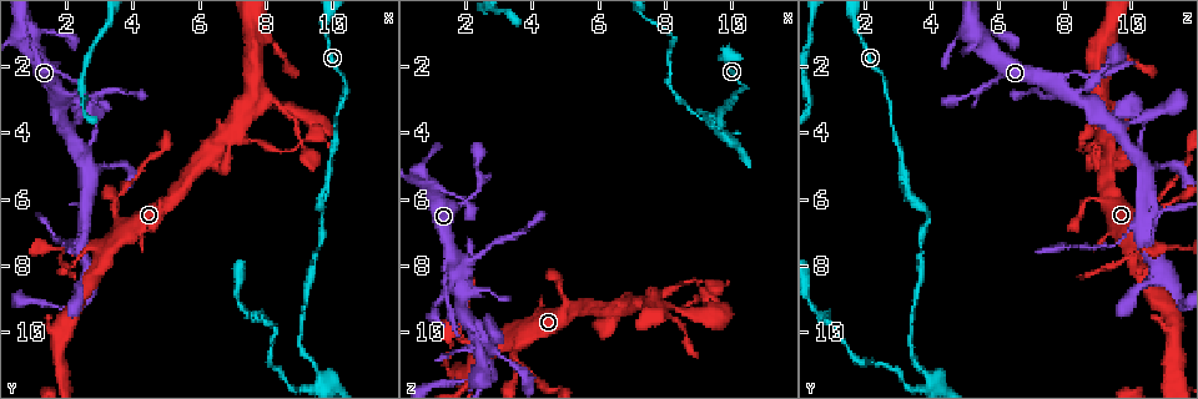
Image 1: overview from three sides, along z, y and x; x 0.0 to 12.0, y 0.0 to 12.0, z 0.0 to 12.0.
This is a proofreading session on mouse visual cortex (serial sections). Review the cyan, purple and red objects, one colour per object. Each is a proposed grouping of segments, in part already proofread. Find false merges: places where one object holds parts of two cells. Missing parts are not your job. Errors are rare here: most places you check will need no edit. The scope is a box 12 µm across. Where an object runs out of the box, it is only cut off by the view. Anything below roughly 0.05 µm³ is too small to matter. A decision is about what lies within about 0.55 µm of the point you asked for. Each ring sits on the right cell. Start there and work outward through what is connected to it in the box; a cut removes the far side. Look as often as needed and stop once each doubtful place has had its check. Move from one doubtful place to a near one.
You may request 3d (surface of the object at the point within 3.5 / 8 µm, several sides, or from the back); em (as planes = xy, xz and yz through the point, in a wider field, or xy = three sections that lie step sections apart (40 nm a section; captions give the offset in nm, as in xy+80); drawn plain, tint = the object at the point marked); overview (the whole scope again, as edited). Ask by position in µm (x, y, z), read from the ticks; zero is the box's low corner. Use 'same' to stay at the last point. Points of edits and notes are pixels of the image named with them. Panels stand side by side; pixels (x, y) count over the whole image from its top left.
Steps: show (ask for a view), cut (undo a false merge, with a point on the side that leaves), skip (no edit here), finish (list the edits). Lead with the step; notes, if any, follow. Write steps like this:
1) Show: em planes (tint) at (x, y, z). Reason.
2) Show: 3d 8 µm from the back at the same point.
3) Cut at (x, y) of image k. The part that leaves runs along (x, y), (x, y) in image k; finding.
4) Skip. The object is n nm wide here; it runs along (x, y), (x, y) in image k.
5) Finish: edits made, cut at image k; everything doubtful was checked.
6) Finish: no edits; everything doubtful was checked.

Show: 3d 3.5 µm at (2.3, 2.9, 5.0). Thin neck.

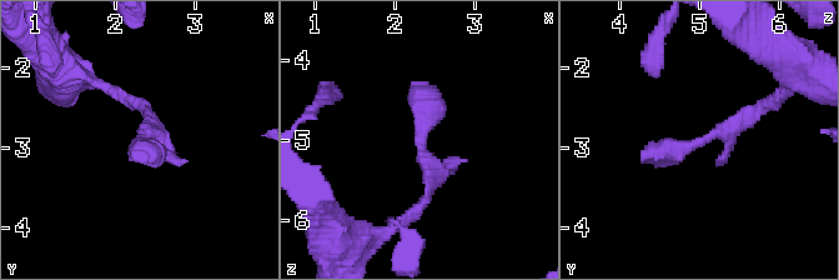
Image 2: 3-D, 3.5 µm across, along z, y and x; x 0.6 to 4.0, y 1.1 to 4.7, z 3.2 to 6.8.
Show: em xy step 5 (tint) at (2.30, 2.90, 5.05).

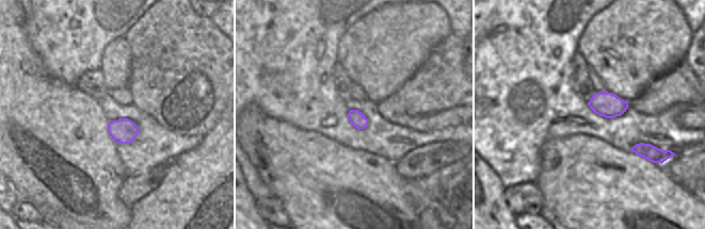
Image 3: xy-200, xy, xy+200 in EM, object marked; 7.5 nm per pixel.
Show: em planes (tint) at the same point. Another direction.

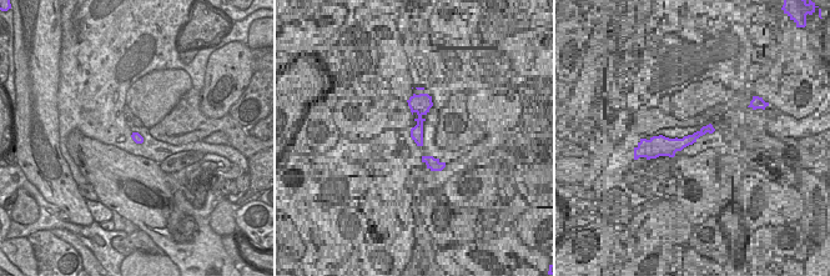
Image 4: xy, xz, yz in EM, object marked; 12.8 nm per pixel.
Skip. It runs along (768, 101), (729, 133), (643, 163) in image 2; one cell here.

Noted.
Show: em xy step 2 (tint) at (3.5, 6.4, 10.7). Branch point.

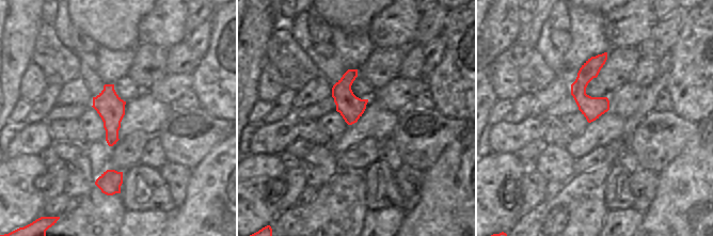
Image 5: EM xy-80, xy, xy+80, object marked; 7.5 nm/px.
Show: 3d 3.5 µm at the same point.

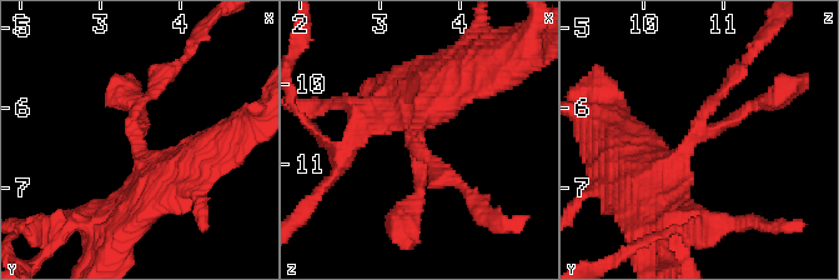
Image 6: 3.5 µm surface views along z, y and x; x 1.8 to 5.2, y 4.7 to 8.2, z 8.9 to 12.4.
Skip. All the same cell.

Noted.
Show: 3d 3.5 µm at (2.6, 6.7, 10.4).

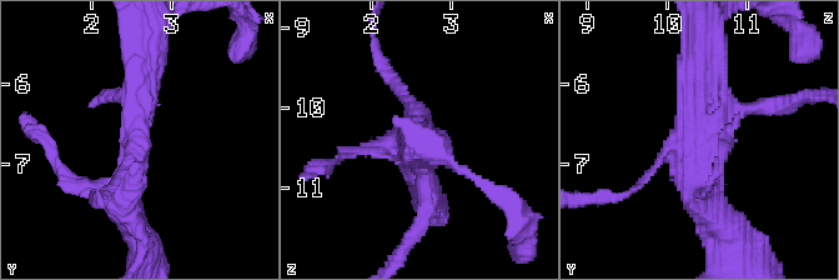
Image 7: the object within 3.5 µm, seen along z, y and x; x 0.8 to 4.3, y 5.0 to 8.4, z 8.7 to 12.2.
Show: em xy step 5 (tint) at (2.50, 6.65, 10.30).

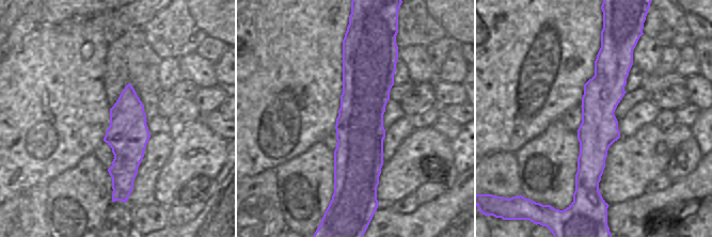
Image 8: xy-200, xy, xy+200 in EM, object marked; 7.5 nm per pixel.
Skip. The object is 360 nm wide here; it runs along (152, 59), (132, 131), (129, 216) in image 7; continuous, no second cell.

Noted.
Show: 3d 3.5 µm at (9.5, 11.2, 3.9). Sharp bend.

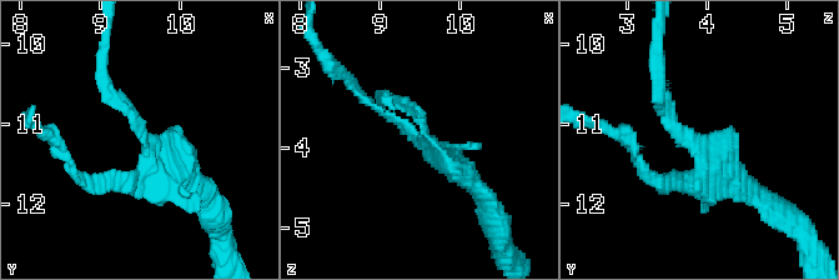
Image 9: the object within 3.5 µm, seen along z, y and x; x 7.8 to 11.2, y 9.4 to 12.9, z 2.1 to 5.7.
Show: em xy step 3 (tint) at (9.60, 11.30, 3.85). Shape alone is not enough.

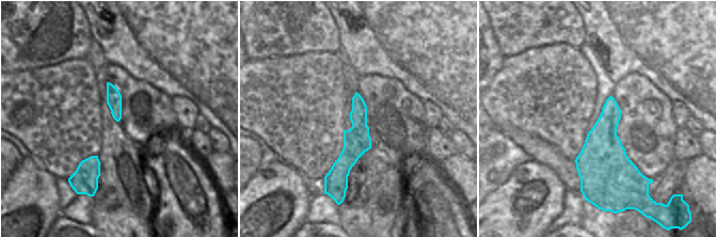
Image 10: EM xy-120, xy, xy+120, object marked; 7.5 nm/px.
Skip. It runs along (356, 96), (358, 138), (340, 188) in image 10; continuous, no second cell.

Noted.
Finish: no edits; everything doubtful was checked.

